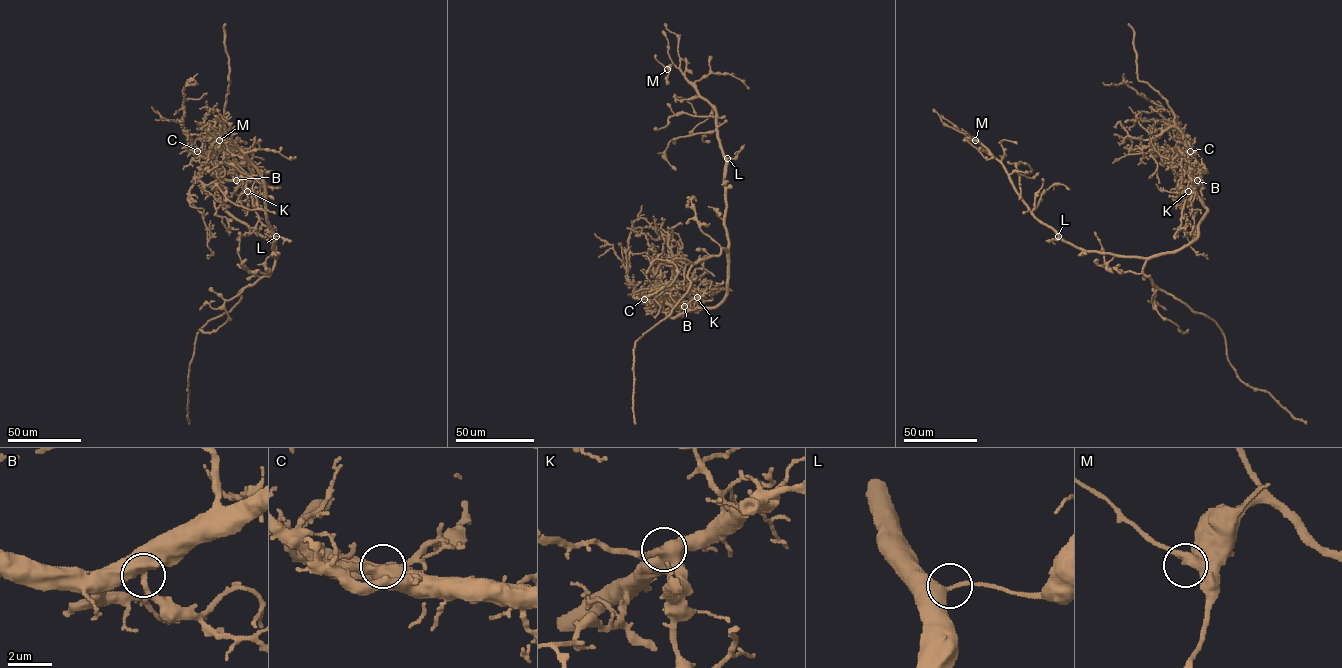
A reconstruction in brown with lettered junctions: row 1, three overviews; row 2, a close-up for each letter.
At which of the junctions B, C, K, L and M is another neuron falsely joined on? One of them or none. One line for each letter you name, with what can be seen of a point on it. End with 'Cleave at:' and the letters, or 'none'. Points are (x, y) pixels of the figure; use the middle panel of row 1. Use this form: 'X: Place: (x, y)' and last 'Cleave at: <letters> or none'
Cleave at: none

